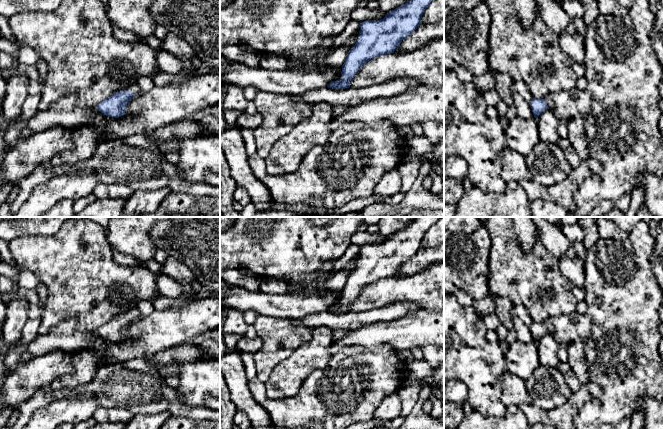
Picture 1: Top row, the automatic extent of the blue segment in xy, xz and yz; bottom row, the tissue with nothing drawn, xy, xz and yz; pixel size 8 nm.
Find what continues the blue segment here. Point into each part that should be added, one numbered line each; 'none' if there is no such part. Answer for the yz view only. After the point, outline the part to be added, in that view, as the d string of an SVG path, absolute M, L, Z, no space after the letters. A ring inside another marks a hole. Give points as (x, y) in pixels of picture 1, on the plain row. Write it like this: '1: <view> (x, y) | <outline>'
1: yz (568, 328) | M577 311L551 316L544 323L557 343L564 343L567 347L575 341L585 343L589 339L592 329L591 318L587 314L580 314Z

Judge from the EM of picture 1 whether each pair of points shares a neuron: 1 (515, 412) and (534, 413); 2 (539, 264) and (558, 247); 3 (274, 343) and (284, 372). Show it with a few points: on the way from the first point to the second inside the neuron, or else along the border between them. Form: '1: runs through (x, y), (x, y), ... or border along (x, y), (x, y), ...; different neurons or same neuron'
1: border along (518, 406), (526, 418); different neurons
2: border along (540, 232), (544, 246), (558, 258); different neurons
3: border along (299, 347), (281, 360), (266, 380); different neurons

